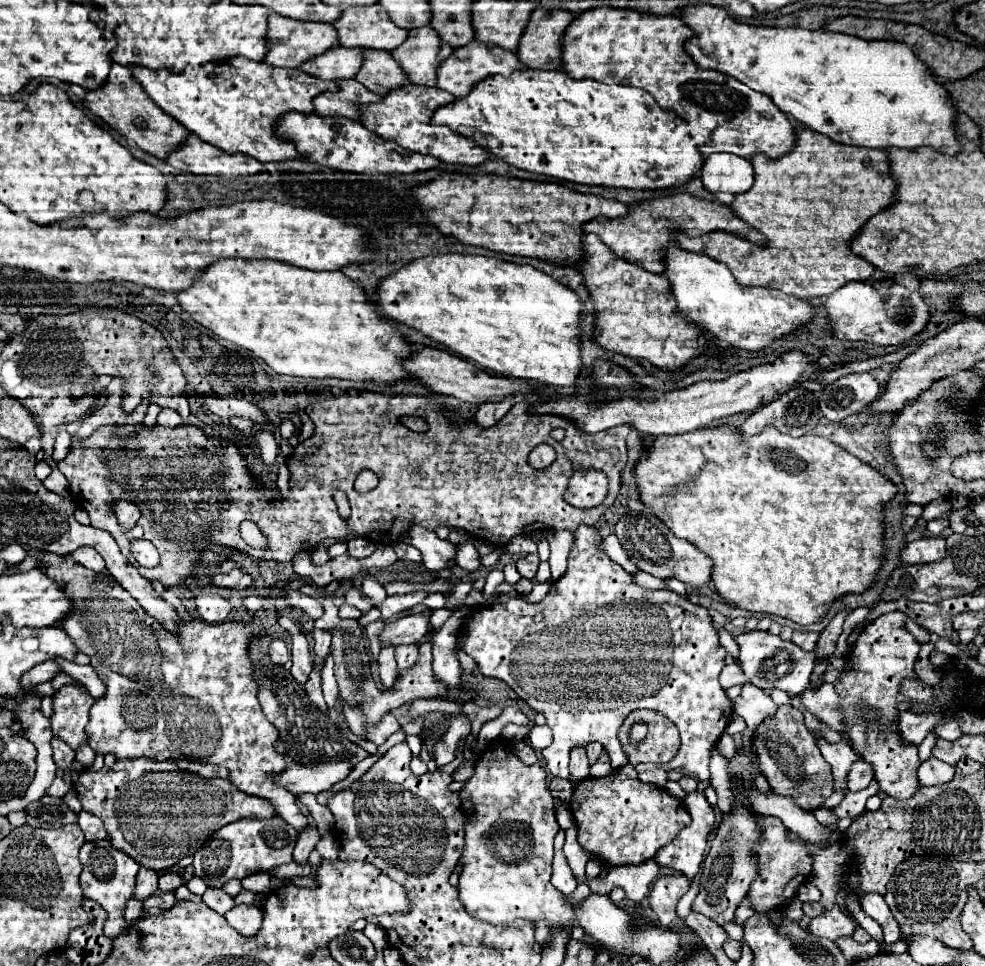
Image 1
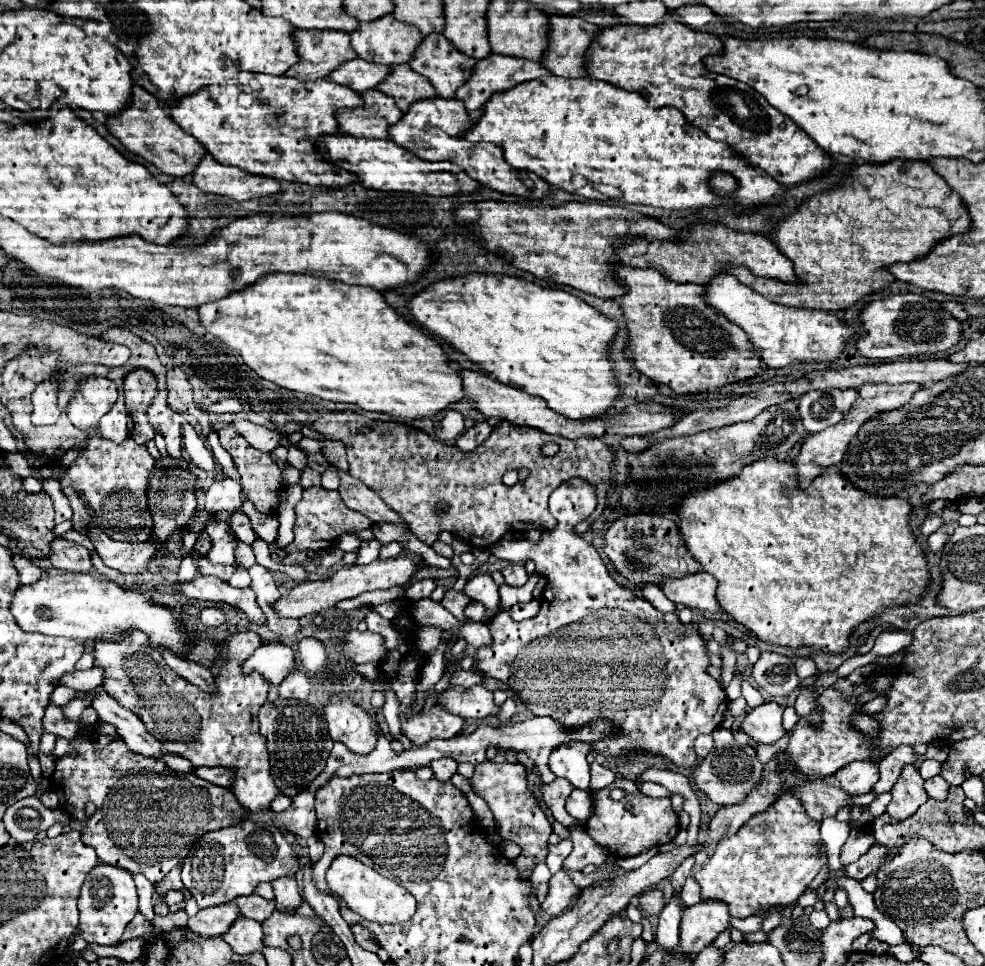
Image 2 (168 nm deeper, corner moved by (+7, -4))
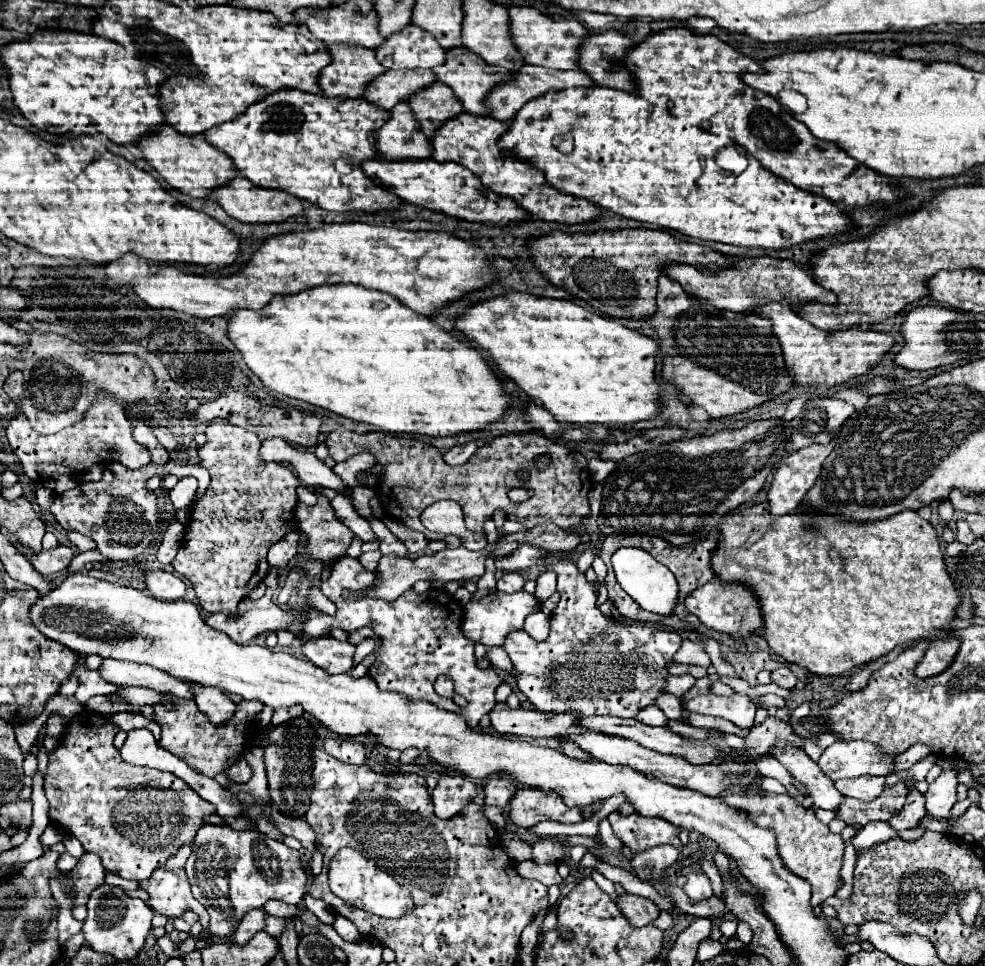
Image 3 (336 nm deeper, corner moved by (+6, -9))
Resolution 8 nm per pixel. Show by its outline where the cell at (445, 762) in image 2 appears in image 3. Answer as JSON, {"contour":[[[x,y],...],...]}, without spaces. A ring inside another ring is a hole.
{"contour":[[[443,774],[437,788],[433,790],[435,816],[449,820],[457,816],[477,794],[483,792],[483,784],[475,780],[465,780],[463,776]]]}

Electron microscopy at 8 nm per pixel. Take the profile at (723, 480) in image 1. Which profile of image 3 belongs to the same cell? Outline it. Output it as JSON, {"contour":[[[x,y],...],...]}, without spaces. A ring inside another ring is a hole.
{"contour":[[[765,502],[759,506],[737,508],[737,512],[731,512],[729,516],[725,516],[725,520],[721,524],[721,540],[719,540],[719,548],[713,556],[713,570],[719,578],[723,578],[723,582],[745,582],[747,586],[751,586],[755,590],[755,594],[761,600],[761,608],[763,608],[765,640],[767,640],[769,648],[775,654],[779,654],[781,658],[785,658],[787,662],[807,668],[815,676],[837,676],[847,670],[853,670],[855,666],[875,662],[881,656],[887,656],[891,650],[897,650],[901,646],[907,648],[907,646],[915,646],[921,640],[929,640],[931,644],[915,668],[917,678],[929,678],[929,676],[937,676],[937,674],[945,672],[945,668],[951,666],[949,662],[955,658],[955,652],[959,650],[959,638],[953,638],[951,632],[955,630],[953,620],[957,618],[957,606],[961,602],[961,594],[947,572],[945,560],[943,560],[943,554],[939,548],[939,536],[937,536],[935,528],[913,510],[899,512],[897,516],[891,516],[889,520],[877,520],[875,524],[853,524],[853,522],[847,522],[847,520],[841,520],[835,516],[801,514],[801,512],[781,516],[781,520],[773,520],[773,516],[769,516],[769,508],[765,508]],[[803,518],[811,518],[811,522],[815,522],[815,528],[811,528],[811,530],[803,528],[803,524],[801,524]]]}

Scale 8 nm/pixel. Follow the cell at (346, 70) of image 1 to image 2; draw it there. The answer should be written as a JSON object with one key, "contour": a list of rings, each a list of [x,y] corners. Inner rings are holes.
{"contour":[[[356,57],[356,59],[344,61],[338,69],[334,69],[328,75],[328,79],[354,89],[356,93],[362,93],[362,91],[374,89],[378,83],[382,83],[384,77],[388,75],[388,71],[390,71],[390,67],[386,67],[386,65],[368,63],[360,57]]]}

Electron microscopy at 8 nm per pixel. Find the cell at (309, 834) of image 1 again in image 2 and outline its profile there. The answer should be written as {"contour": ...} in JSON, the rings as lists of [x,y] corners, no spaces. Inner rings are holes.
{"contour":[[[284,875],[280,879],[272,881],[274,893],[276,893],[276,909],[280,911],[292,911],[294,907],[300,905],[302,897],[300,897],[300,887],[298,887],[298,879],[294,875]]]}

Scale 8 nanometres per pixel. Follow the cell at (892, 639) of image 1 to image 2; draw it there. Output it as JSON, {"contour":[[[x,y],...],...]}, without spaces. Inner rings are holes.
{"contour":[[[914,765],[902,767],[902,773],[890,793],[892,801],[888,803],[886,813],[894,819],[910,817],[928,799],[928,793],[924,791],[924,779],[920,777]]]}

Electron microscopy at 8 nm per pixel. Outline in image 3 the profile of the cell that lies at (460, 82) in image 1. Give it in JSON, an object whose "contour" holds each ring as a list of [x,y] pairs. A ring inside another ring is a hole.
{"contour":[[[525,64],[517,72],[517,80],[513,80],[513,84],[501,84],[501,88],[497,88],[497,90],[493,90],[493,94],[489,94],[489,108],[493,108],[493,118],[511,122],[529,100],[539,98],[539,96],[547,94],[549,90],[565,90],[565,88],[573,88],[573,86],[595,86],[595,82],[581,70],[555,70],[555,68]]]}

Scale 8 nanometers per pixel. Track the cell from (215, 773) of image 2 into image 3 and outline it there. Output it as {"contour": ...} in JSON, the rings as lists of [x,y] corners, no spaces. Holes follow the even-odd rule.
{"contour":[[[239,760],[239,762],[235,762],[235,764],[227,770],[227,774],[229,774],[229,778],[231,778],[233,782],[247,782],[247,780],[251,778],[253,770],[251,770],[251,766],[249,766],[245,760]]]}

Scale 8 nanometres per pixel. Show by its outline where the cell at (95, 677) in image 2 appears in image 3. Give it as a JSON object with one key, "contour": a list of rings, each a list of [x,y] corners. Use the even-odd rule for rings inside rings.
{"contour":[[[103,660],[103,666],[99,668],[101,676],[115,684],[115,686],[145,686],[151,690],[157,690],[161,694],[171,694],[177,698],[193,698],[191,684],[185,684],[181,680],[173,680],[171,676],[165,676],[165,672],[157,672],[157,668],[133,664],[133,662],[117,662],[117,660]]]}

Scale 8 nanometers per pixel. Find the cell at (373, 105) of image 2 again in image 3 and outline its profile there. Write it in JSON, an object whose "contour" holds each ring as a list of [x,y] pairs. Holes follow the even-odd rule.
{"contour":[[[397,104],[391,110],[391,120],[377,134],[377,148],[385,160],[427,160],[433,154],[431,140],[421,132],[413,110],[407,104]]]}

